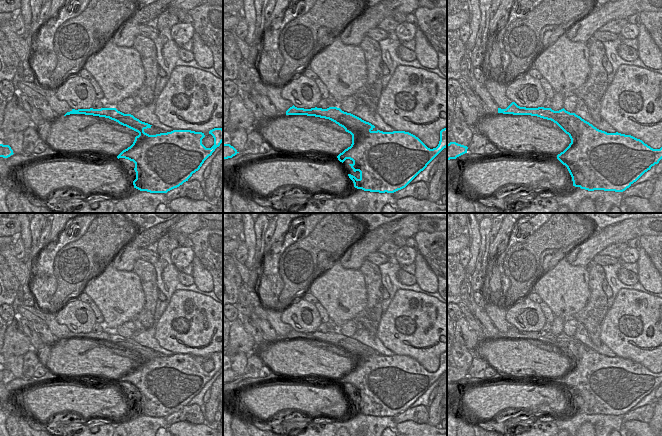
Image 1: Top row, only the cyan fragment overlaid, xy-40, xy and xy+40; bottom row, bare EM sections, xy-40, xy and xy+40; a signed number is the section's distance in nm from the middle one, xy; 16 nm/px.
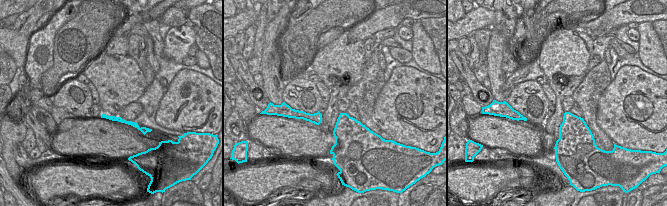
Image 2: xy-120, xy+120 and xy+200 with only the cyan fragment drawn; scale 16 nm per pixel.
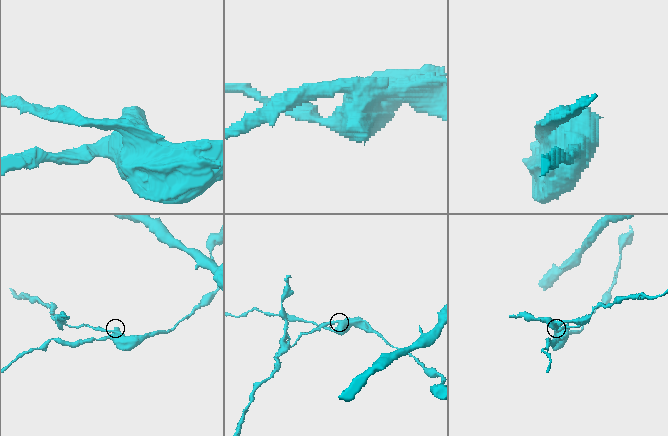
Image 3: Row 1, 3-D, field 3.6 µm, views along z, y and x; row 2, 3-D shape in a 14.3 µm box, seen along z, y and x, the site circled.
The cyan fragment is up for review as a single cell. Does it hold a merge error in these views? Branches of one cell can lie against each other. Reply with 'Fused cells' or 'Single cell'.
Fused cells.

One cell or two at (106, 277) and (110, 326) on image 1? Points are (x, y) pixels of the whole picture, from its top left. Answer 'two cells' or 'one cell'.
one cell

